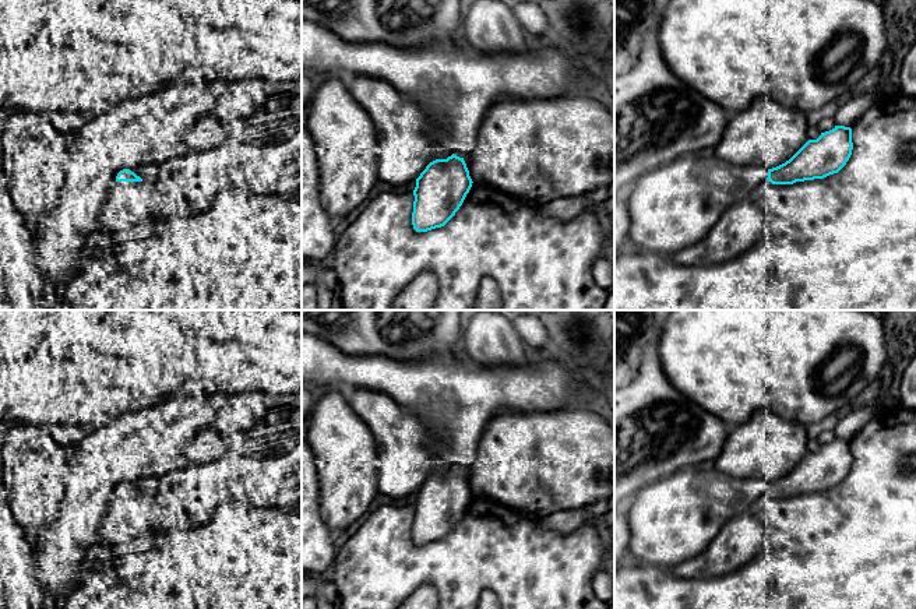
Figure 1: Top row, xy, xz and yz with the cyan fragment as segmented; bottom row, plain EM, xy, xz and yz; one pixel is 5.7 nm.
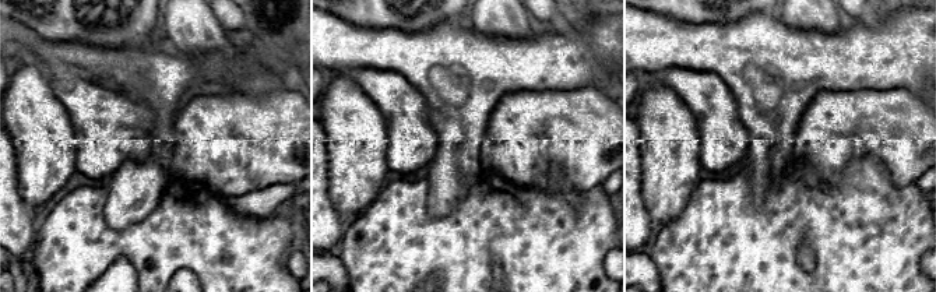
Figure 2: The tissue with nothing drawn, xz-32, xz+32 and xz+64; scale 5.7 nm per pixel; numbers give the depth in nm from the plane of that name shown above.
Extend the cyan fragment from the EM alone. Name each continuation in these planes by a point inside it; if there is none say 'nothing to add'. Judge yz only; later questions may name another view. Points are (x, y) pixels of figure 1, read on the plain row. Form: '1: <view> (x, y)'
1: yz (672, 520)

